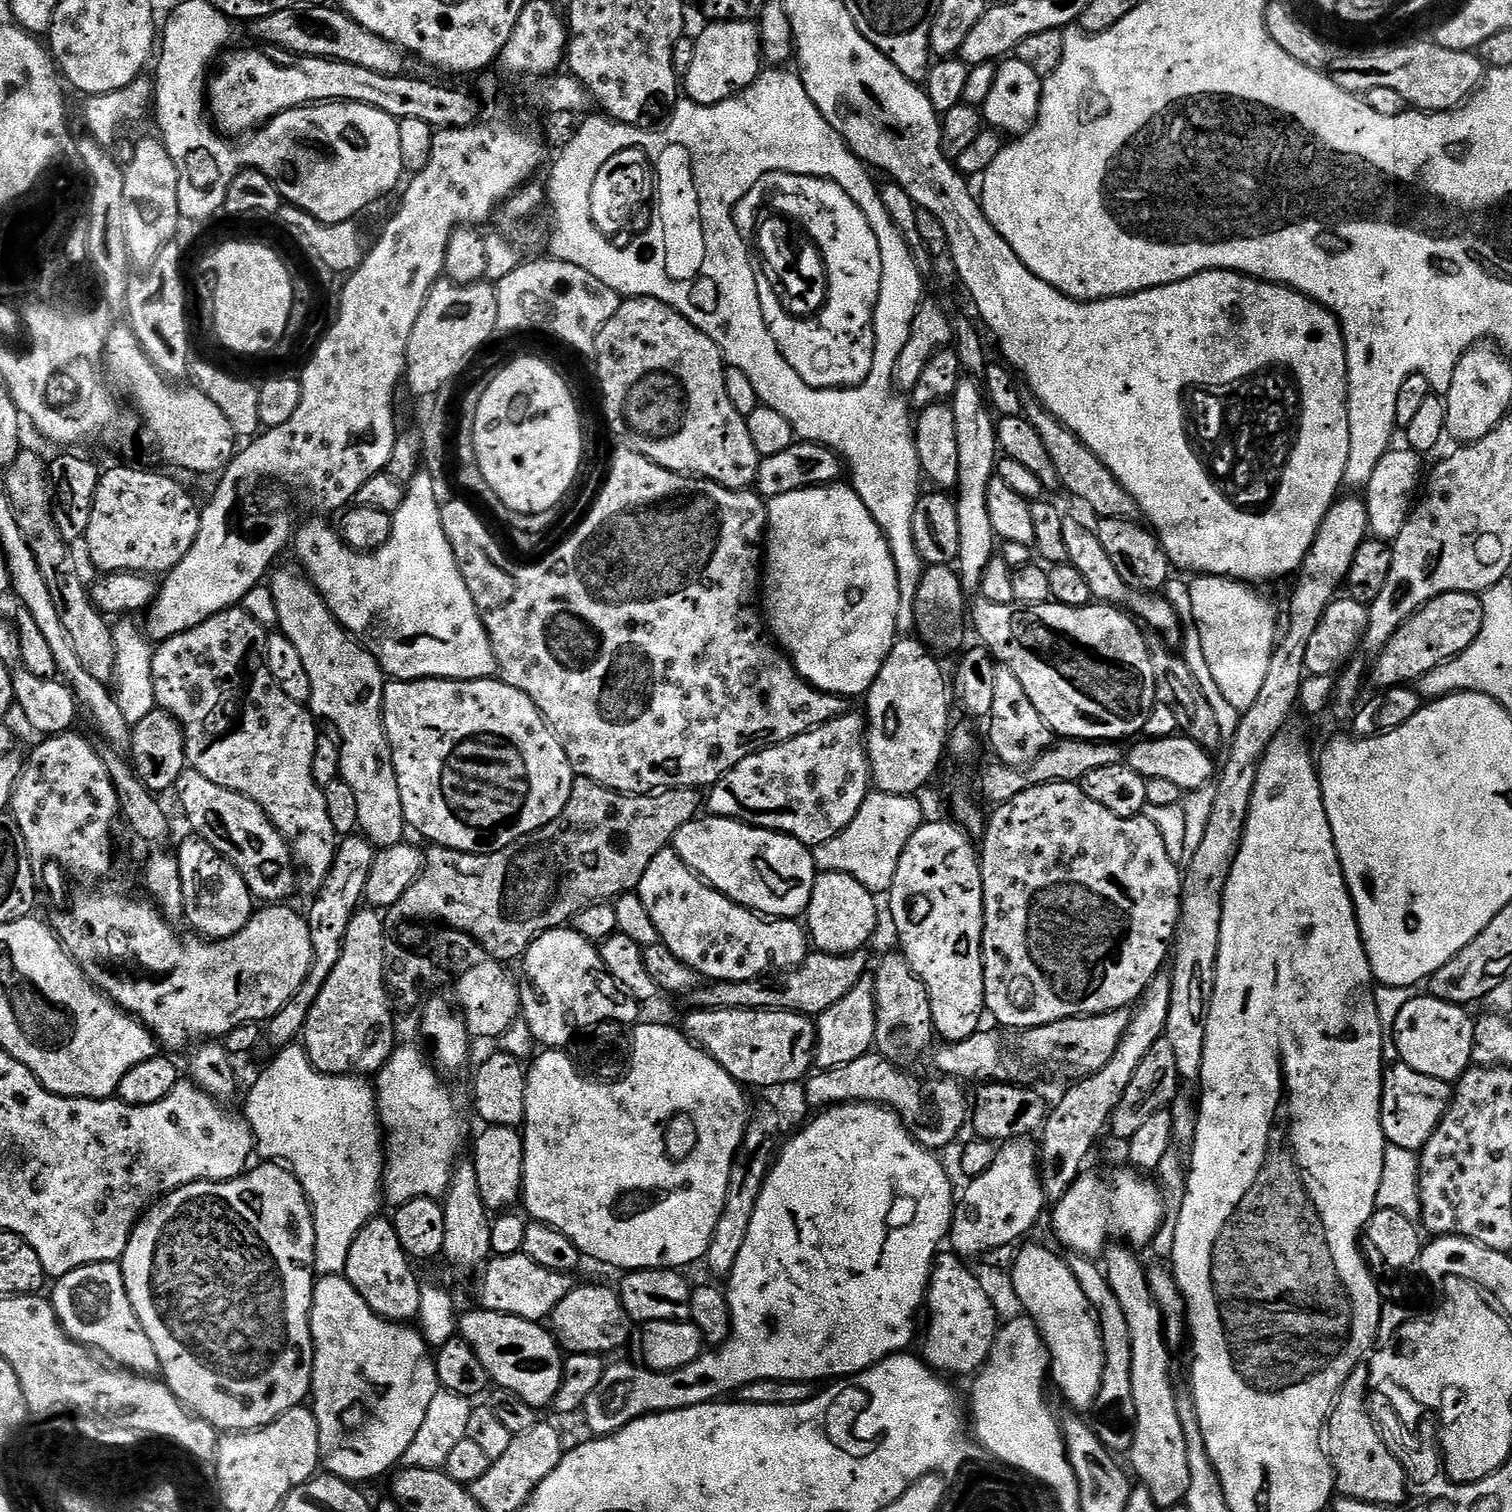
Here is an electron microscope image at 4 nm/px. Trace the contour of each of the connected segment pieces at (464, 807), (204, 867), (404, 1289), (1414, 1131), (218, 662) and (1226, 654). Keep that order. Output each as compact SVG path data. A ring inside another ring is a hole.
M489 678L486 680L392 680L385 683L384 686L384 729L388 735L388 745L392 751L392 761L394 762L394 774L398 778L398 794L402 794L402 810L404 811L404 822L409 829L412 828L420 836L425 836L426 839L432 840L433 845L442 848L453 848L459 852L500 852L504 848L509 848L510 845L516 844L521 838L531 836L533 832L537 832L540 828L545 828L554 818L558 818L562 814L562 810L566 806L566 802L572 793L572 781L574 773L570 762L566 758L566 750L562 750L560 740L548 723L544 720L544 715L536 709L534 702L530 702L530 698L526 698L526 694L522 694L522 690L514 690L514 686L504 683L499 678Z
M199 838L191 839L182 841L180 849L175 849L174 852L178 862L178 870L182 874L184 920L192 927L191 931L195 935L205 940L225 940L238 934L238 930L242 930L250 922L254 911L253 894L246 886L242 874L238 874L235 866L225 856L218 854L218 850L214 850L214 846L210 846L205 840Z
M377 1218L362 1226L354 1238L342 1275L352 1283L354 1290L358 1290L358 1294L362 1294L366 1306L370 1306L374 1314L383 1320L412 1322L420 1314L422 1287L421 1281L416 1281L416 1272L412 1267L413 1261L402 1250L402 1242L398 1242L391 1219Z
M1393 1064L1393 1068L1391 1065L1384 1069L1380 1099L1380 1121L1384 1138L1388 1144L1419 1153L1426 1146L1426 1142L1430 1142L1434 1130L1447 1114L1448 1107L1452 1104L1454 1088L1438 1078L1426 1078L1426 1074L1418 1074L1418 1070L1410 1070L1410 1066L1405 1064Z
M237 606L214 614L214 618L202 622L202 626L194 626L194 630L170 637L152 654L154 698L156 707L164 708L184 728L191 768L202 774L202 778L210 778L214 786L240 792L262 806L292 849L295 867L299 869L299 891L314 894L334 862L338 837L330 823L330 814L326 814L324 790L314 782L317 721L305 705L286 698L282 686L274 682L264 657L269 635L269 629L254 622L250 613Z
M1200 574L1189 581L1189 586L1195 624L1200 632L1202 650L1212 678L1220 686L1222 696L1226 697L1229 704L1242 714L1254 706L1254 701L1262 690L1267 667L1270 666L1270 658L1278 638L1276 608L1266 597L1250 590L1249 585L1235 581L1231 577Z

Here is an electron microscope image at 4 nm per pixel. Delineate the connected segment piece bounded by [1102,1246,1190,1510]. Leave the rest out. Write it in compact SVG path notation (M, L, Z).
M1112 1246L1103 1253L1104 1272L1108 1275L1108 1288L1124 1315L1128 1327L1128 1357L1130 1370L1130 1394L1134 1394L1136 1429L1130 1459L1135 1479L1154 1498L1162 1510L1171 1510L1176 1504L1187 1501L1190 1486L1190 1462L1186 1454L1186 1434L1182 1434L1182 1422L1178 1422L1178 1393L1172 1389L1172 1374L1168 1370L1168 1348L1160 1333L1161 1309L1152 1298L1147 1284L1146 1268L1140 1265L1133 1249L1128 1246Z

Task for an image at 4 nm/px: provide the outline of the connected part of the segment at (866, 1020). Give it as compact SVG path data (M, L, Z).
M864 975L830 1010L815 1017L816 1022L816 1062L815 1067L820 1070L841 1068L858 1058L869 1055L876 1043L876 985L871 975Z

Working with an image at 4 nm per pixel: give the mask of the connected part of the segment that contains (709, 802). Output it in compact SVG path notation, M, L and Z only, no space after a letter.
M849 710L844 716L839 716L836 720L831 720L828 724L823 724L821 728L814 728L812 731L802 734L793 740L787 740L784 744L775 744L772 748L767 748L761 752L755 752L753 756L748 756L738 766L734 766L727 774L720 777L719 782L711 785L706 796L706 808L713 816L725 816L731 820L740 820L744 824L752 824L756 828L769 828L771 832L787 832L796 840L809 846L815 846L822 842L830 842L830 838L837 836L858 814L862 802L868 797L870 785L872 784L872 767L868 764L868 746L866 743L866 720L860 716L856 710Z

